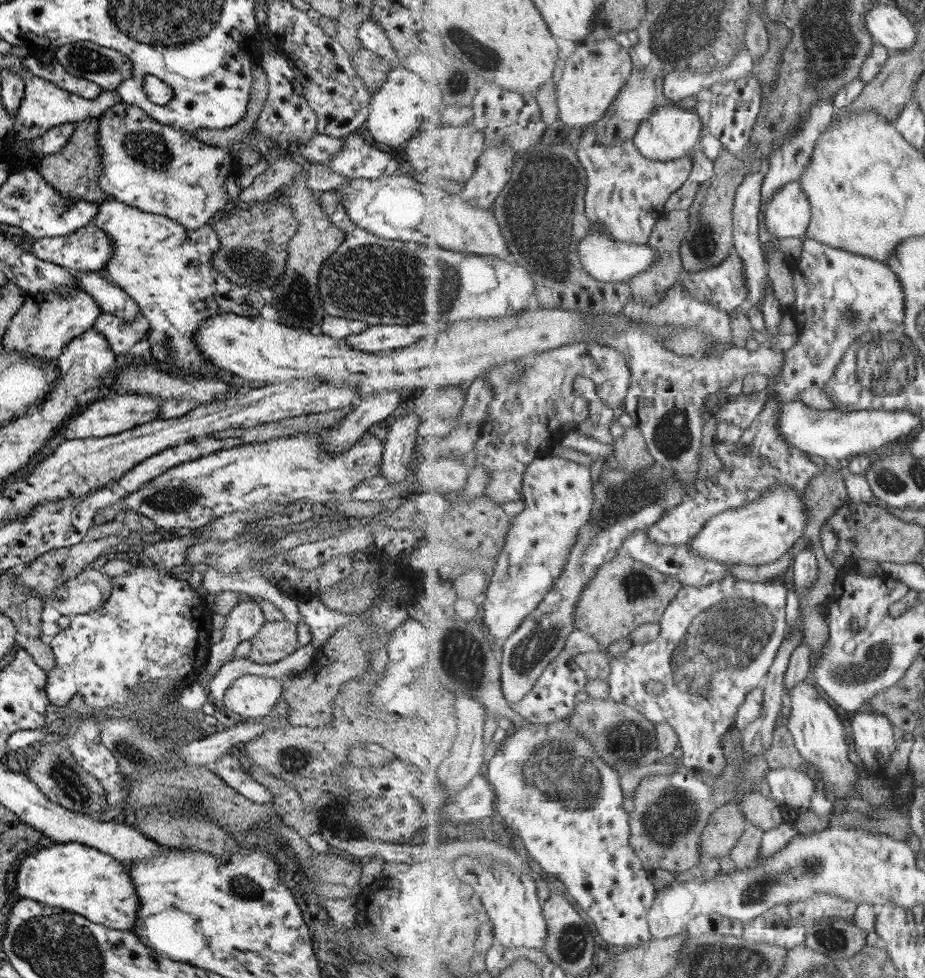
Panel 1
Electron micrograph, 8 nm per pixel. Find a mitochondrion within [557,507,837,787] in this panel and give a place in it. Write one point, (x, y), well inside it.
(725, 641)

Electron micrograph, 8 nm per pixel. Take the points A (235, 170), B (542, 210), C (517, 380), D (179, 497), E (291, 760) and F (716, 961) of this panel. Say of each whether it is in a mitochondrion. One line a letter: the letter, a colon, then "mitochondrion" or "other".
A: other
B: mitochondrion
C: mitochondrion
D: mitochondrion
E: mitochondrion
F: mitochondrion

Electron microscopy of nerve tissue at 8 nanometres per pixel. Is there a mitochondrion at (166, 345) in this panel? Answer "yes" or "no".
yes

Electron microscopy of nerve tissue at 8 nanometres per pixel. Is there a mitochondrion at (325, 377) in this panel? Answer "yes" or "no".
no

